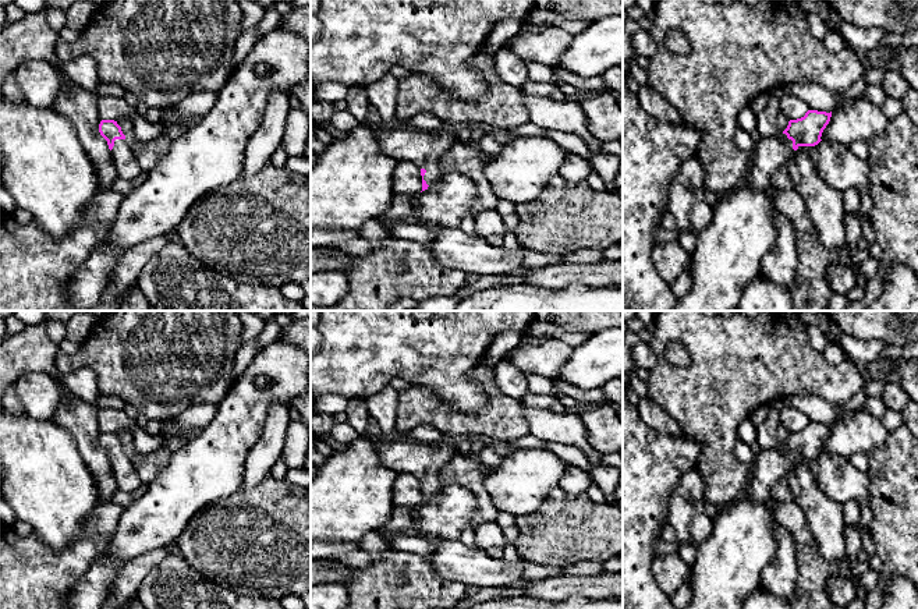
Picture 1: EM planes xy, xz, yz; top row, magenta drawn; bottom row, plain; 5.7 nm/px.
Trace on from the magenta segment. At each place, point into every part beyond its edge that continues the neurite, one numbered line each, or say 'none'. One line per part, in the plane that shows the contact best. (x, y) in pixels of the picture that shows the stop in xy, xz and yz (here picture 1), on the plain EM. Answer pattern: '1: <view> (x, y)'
1: xy (127, 480)

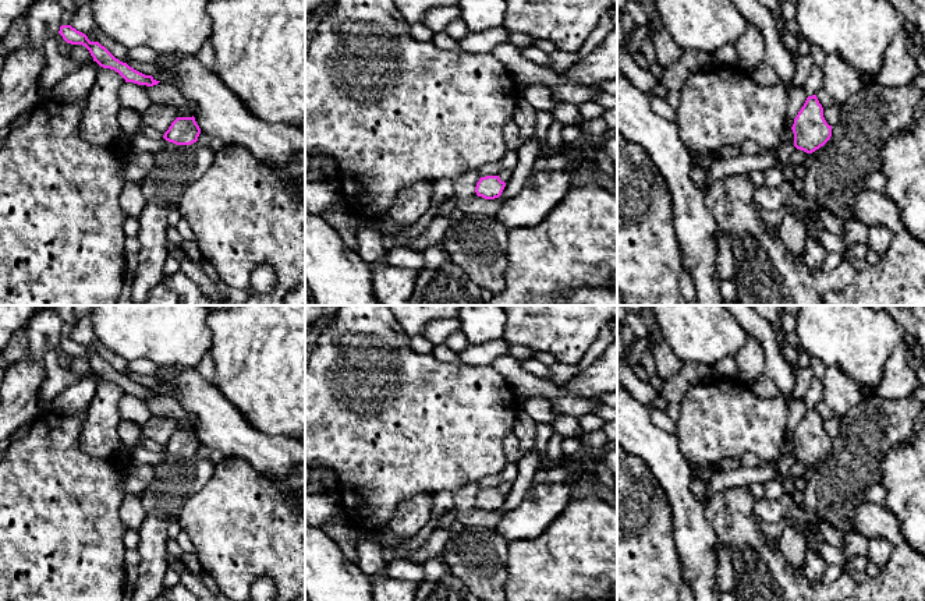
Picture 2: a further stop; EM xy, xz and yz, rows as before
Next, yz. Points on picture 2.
none

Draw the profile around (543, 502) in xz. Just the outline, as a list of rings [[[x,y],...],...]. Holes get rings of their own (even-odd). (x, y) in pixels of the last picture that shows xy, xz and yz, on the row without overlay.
[[[571,481],[534,485],[518,506],[502,516],[495,530],[508,541],[535,538],[566,509],[573,491]]]

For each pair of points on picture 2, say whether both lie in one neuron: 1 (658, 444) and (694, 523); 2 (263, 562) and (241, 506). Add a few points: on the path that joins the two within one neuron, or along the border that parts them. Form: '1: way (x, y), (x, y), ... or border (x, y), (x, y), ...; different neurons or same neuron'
1: way (667, 463), (684, 504); same neuron
2: way (263, 548), (263, 541), (243, 520); same neuron

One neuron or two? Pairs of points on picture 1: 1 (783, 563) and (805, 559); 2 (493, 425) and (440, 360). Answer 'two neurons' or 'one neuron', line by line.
1: two neurons
2: two neurons

